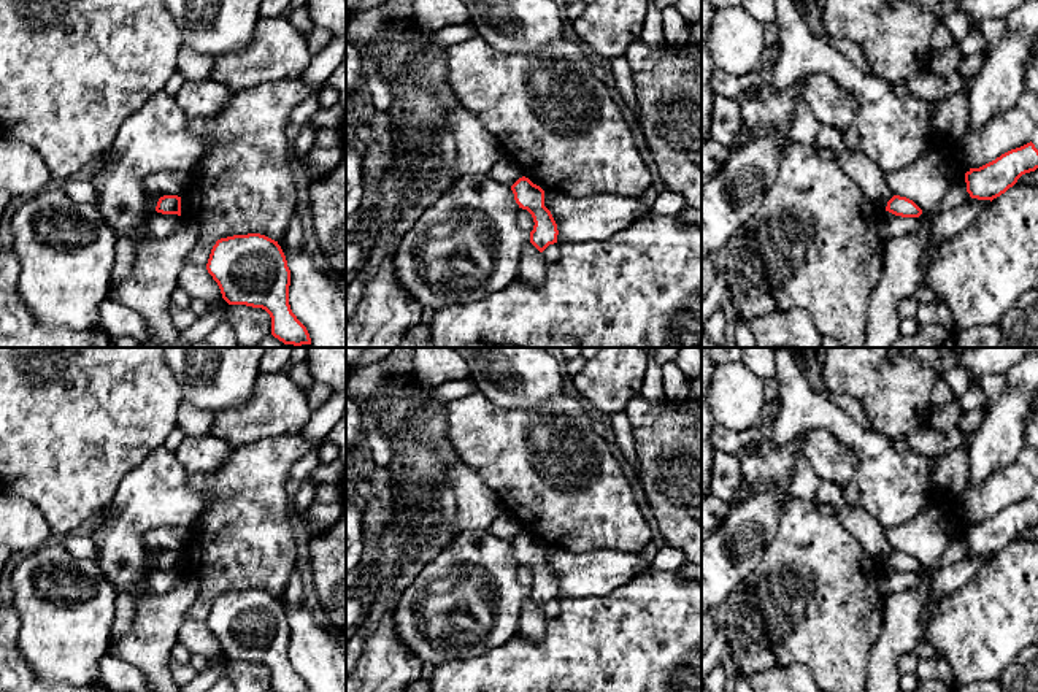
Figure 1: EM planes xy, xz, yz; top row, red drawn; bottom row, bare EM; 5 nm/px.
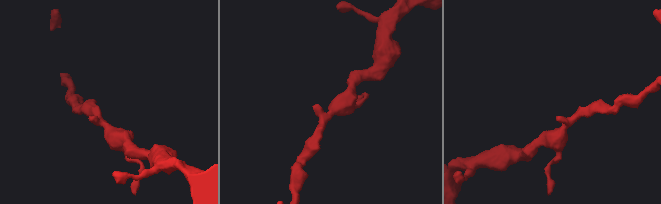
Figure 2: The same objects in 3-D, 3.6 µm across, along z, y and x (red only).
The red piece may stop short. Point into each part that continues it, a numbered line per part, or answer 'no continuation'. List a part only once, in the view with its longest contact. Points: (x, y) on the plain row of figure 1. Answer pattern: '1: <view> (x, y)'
no continuation

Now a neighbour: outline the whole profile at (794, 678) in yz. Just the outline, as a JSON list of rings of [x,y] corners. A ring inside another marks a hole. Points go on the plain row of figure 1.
[[[803,663],[775,667],[749,678],[752,692],[821,692]]]

